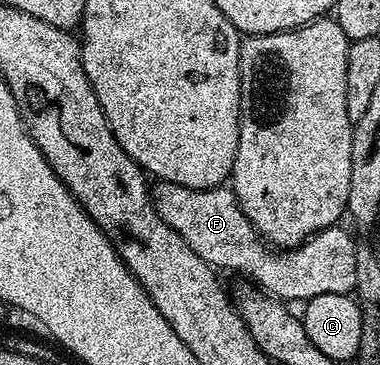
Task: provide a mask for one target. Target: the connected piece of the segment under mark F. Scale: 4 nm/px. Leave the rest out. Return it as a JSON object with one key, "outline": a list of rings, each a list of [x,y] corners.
{"outline":[[[156,180],[150,188],[150,199],[154,210],[158,210],[158,218],[162,218],[174,234],[182,234],[182,242],[186,242],[198,258],[217,270],[237,272],[240,278],[277,300],[306,302],[318,294],[351,293],[356,287],[354,266],[358,244],[341,226],[322,230],[296,248],[277,250],[256,231],[250,218],[246,218],[231,187],[187,188]]]}

